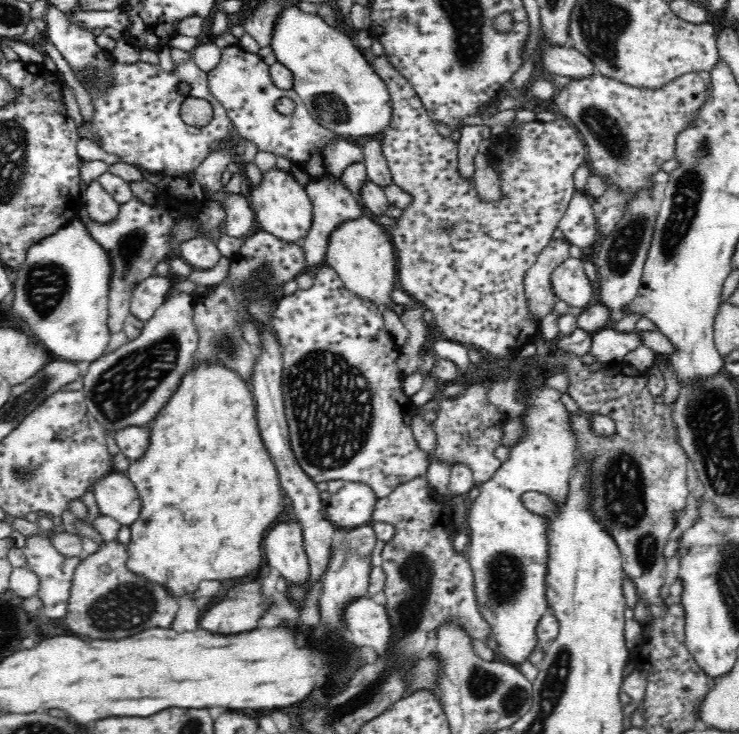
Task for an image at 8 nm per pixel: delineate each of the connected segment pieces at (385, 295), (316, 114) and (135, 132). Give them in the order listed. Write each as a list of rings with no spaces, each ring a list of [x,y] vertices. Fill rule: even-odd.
[[[363,215],[334,228],[324,260],[338,273],[350,292],[375,302],[381,311],[383,306],[394,306],[390,292],[397,288],[397,253],[388,232],[378,222]]]
[[[299,7],[283,9],[277,17],[270,46],[278,63],[293,74],[293,89],[306,105],[313,119],[336,134],[357,141],[362,136],[381,135],[390,124],[390,95],[384,81],[374,72],[370,57],[354,45],[354,40],[336,27],[330,27],[318,15],[307,14]]]
[[[193,59],[175,67],[174,74],[167,74],[160,65],[142,61],[123,65],[116,63],[113,72],[115,85],[93,98],[94,123],[89,127],[94,135],[102,136],[101,148],[119,156],[124,163],[138,164],[146,170],[165,175],[186,174],[202,164],[214,142],[222,142],[234,136],[233,122],[227,110],[209,91],[207,72],[200,70]],[[182,82],[189,86],[187,94],[178,92]],[[188,97],[204,98],[213,106],[214,118],[210,124],[198,128],[188,126],[183,121],[181,106]]]

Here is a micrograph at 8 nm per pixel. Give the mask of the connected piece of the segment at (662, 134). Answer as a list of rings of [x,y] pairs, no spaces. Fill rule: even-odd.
[[[686,73],[658,90],[634,88],[602,74],[592,74],[582,78],[570,78],[560,88],[555,87],[551,99],[552,108],[560,116],[569,118],[584,140],[590,166],[593,168],[592,173],[601,175],[607,184],[619,186],[628,198],[630,193],[642,186],[650,186],[652,189],[653,184],[648,181],[648,176],[658,172],[666,160],[674,159],[676,136],[686,126],[690,126],[690,118],[704,104],[706,96],[706,83],[698,73]]]

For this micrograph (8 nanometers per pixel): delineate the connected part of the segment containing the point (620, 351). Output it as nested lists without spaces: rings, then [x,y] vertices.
[[[601,329],[592,333],[590,352],[602,363],[622,363],[623,357],[643,345],[641,332],[618,332],[617,329]]]

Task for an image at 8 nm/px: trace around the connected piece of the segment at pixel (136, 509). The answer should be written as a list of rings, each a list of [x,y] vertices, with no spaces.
[[[116,471],[94,484],[98,512],[130,526],[140,518],[141,500],[135,485],[126,474]]]

